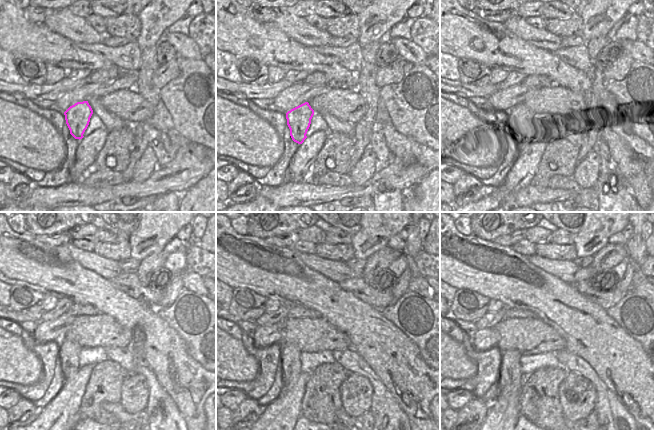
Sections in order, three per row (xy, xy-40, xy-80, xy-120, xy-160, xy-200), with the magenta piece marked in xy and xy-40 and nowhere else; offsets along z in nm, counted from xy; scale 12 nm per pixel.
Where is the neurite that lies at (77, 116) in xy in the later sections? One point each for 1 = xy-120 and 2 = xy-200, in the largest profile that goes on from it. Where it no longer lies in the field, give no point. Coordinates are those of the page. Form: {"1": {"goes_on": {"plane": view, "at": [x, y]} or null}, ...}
{"1": {"goes_on": {"plane": "xy-120", "at": [69, 351]}}, "2": {"goes_on": {"plane": "xy-200", "at": [510, 364]}}}

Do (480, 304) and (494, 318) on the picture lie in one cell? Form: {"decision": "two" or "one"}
{"decision": "two"}

